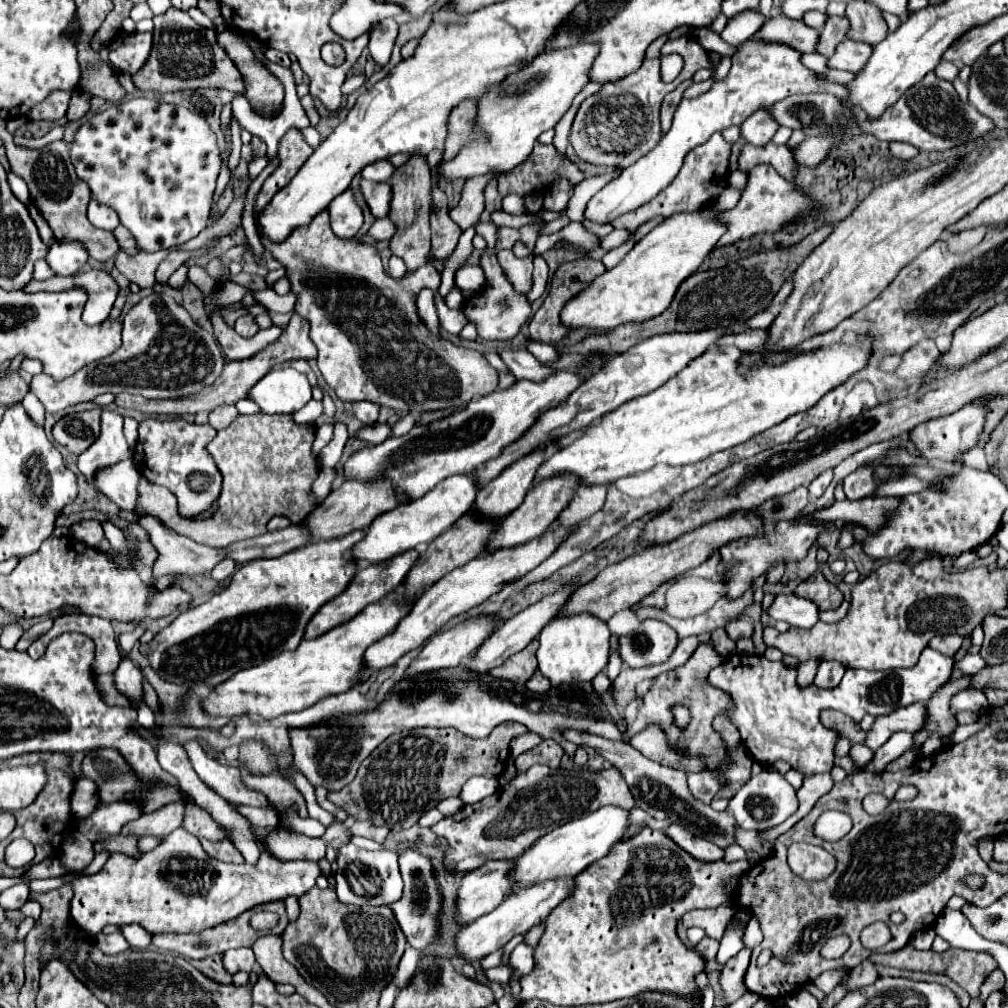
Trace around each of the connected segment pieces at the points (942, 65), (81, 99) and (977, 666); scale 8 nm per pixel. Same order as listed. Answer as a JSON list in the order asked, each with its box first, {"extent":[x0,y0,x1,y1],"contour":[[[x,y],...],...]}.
[{"extent":[937,62,959,82],"contour":[[[939,62],[939,66],[937,66],[937,76],[939,78],[943,78],[943,80],[949,80],[949,82],[953,82],[955,78],[957,78],[957,74],[959,74],[959,68],[955,66],[955,64],[951,64],[951,62]]]},{"extent":[67,92,89,122],"contour":[[[75,92],[73,98],[71,98],[71,104],[69,104],[69,110],[67,110],[67,122],[75,122],[75,120],[81,120],[89,110],[89,96],[85,96],[83,92]]]},{"extent":[954,654,987,675],"contour":[[[979,654],[966,655],[960,661],[954,661],[954,668],[964,674],[975,675],[985,666],[987,666],[987,663]]]}]

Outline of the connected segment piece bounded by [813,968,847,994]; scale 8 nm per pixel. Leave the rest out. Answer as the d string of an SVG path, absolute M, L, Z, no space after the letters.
M841 968L841 970L827 970L823 972L821 976L817 976L813 980L813 986L817 986L821 992L831 992L837 984L839 984L839 976L843 976L843 972L847 972L847 968Z

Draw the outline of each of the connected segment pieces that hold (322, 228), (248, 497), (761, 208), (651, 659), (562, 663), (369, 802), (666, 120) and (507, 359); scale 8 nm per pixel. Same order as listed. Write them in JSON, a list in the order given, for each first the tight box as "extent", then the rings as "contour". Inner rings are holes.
[{"extent":[261,210,499,414],"contour":[[[323,210],[321,214],[317,214],[315,220],[311,220],[309,226],[303,226],[303,228],[297,228],[295,232],[291,232],[291,236],[281,242],[281,244],[273,244],[273,242],[267,242],[267,240],[261,240],[265,250],[269,250],[285,268],[287,268],[287,274],[291,278],[291,290],[299,296],[297,304],[295,304],[295,310],[309,320],[311,324],[311,342],[317,346],[319,350],[319,356],[317,356],[317,366],[323,374],[323,378],[327,380],[327,384],[335,390],[335,394],[343,400],[343,402],[373,402],[373,404],[379,404],[379,406],[387,406],[387,408],[393,408],[393,410],[401,410],[401,412],[413,412],[413,414],[421,414],[421,412],[431,412],[431,410],[445,410],[445,408],[465,408],[473,396],[487,396],[491,392],[497,390],[497,384],[499,384],[499,372],[487,362],[487,358],[475,350],[465,350],[465,348],[457,348],[453,346],[451,342],[443,340],[441,336],[433,336],[427,332],[427,328],[421,324],[417,312],[415,312],[415,294],[423,288],[433,288],[433,286],[439,286],[441,284],[441,274],[435,266],[431,264],[425,264],[421,266],[419,270],[415,270],[413,274],[401,278],[401,280],[395,280],[381,268],[381,260],[379,260],[379,252],[375,246],[371,244],[365,244],[361,240],[353,240],[353,238],[337,238],[329,226],[329,212]]]},{"extent":[139,416,319,548],"contour":[[[239,416],[229,428],[217,432],[207,446],[223,474],[219,510],[211,518],[184,519],[178,513],[175,496],[167,488],[151,484],[147,478],[141,478],[139,484],[139,508],[157,516],[175,532],[213,548],[227,548],[233,542],[263,536],[267,522],[275,514],[283,514],[297,524],[315,508],[315,500],[309,496],[309,486],[319,472],[319,464],[311,456],[313,440],[315,426],[299,426],[291,416]]]},{"extent":[715,166,825,248],"contour":[[[771,166],[753,168],[749,170],[749,176],[751,180],[749,180],[747,192],[743,192],[739,204],[733,210],[727,210],[717,216],[727,226],[727,232],[721,236],[715,248],[723,248],[739,240],[749,240],[763,232],[777,232],[785,224],[793,224],[793,222],[807,220],[807,218],[817,218],[825,210],[825,206],[819,204],[811,194],[807,194],[801,188],[797,190],[793,182],[783,180]]]},{"extent":[617,618,679,668],"contour":[[[647,618],[633,634],[619,636],[617,644],[625,666],[643,668],[667,662],[679,644],[679,636],[665,622]]]},{"extent":[537,614,611,686],"contour":[[[591,614],[555,618],[539,634],[539,650],[537,650],[539,672],[551,682],[551,686],[591,682],[607,666],[609,640],[611,632],[607,624]]]},{"extent":[327,722,523,832],"contour":[[[503,722],[483,740],[459,734],[455,728],[417,728],[403,730],[379,744],[371,756],[361,762],[353,782],[327,798],[347,812],[353,820],[373,822],[391,832],[401,832],[419,822],[423,812],[437,806],[449,796],[459,796],[463,784],[473,776],[497,778],[509,760],[511,738],[523,734],[521,724]],[[457,756],[465,756],[465,764],[455,764]]]},{"extent":[661,80,693,132],"contour":[[[685,80],[683,84],[679,84],[673,92],[669,92],[663,100],[663,106],[661,106],[661,130],[667,132],[671,128],[671,120],[673,120],[673,112],[677,108],[677,104],[681,102],[683,98],[683,92],[693,84],[693,80]]]},{"extent":[501,350,555,380],"contour":[[[503,350],[501,352],[501,358],[509,366],[511,374],[515,374],[517,378],[525,378],[525,380],[545,380],[547,376],[551,376],[555,372],[553,368],[541,364],[527,350]]]}]

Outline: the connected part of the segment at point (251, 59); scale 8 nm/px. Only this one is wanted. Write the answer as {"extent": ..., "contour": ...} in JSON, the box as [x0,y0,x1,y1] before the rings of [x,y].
{"extent":[219,30,285,114],"contour":[[[223,30],[219,34],[219,44],[223,44],[225,52],[233,58],[233,62],[243,72],[247,98],[253,110],[261,110],[261,114],[271,114],[273,110],[277,110],[285,96],[283,84],[259,64],[259,60],[253,56],[249,46],[243,42],[243,36]]]}

